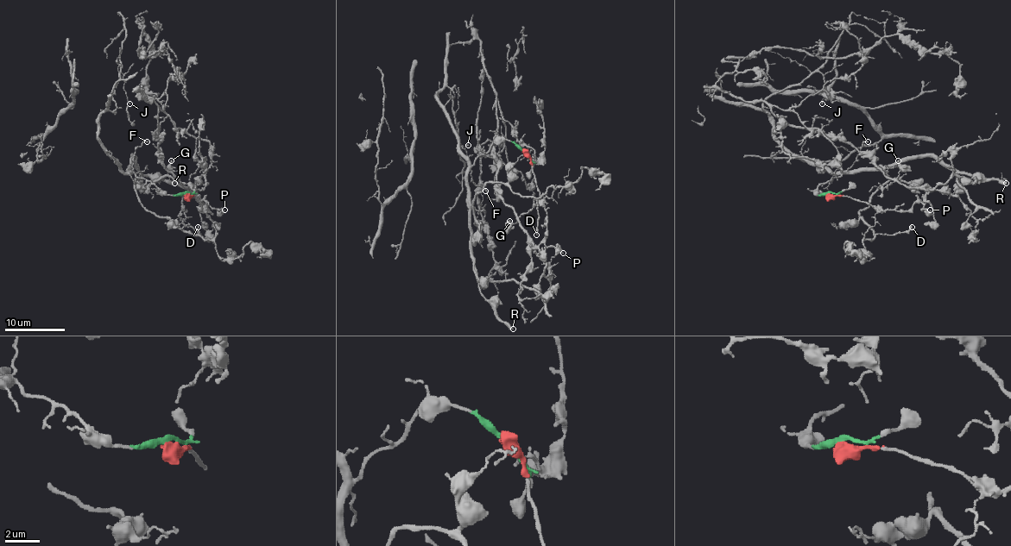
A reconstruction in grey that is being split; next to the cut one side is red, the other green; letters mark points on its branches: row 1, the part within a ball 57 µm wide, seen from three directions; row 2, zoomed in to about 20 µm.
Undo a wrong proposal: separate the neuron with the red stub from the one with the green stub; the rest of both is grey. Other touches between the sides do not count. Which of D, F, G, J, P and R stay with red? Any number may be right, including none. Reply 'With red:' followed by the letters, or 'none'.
With red: G, P

